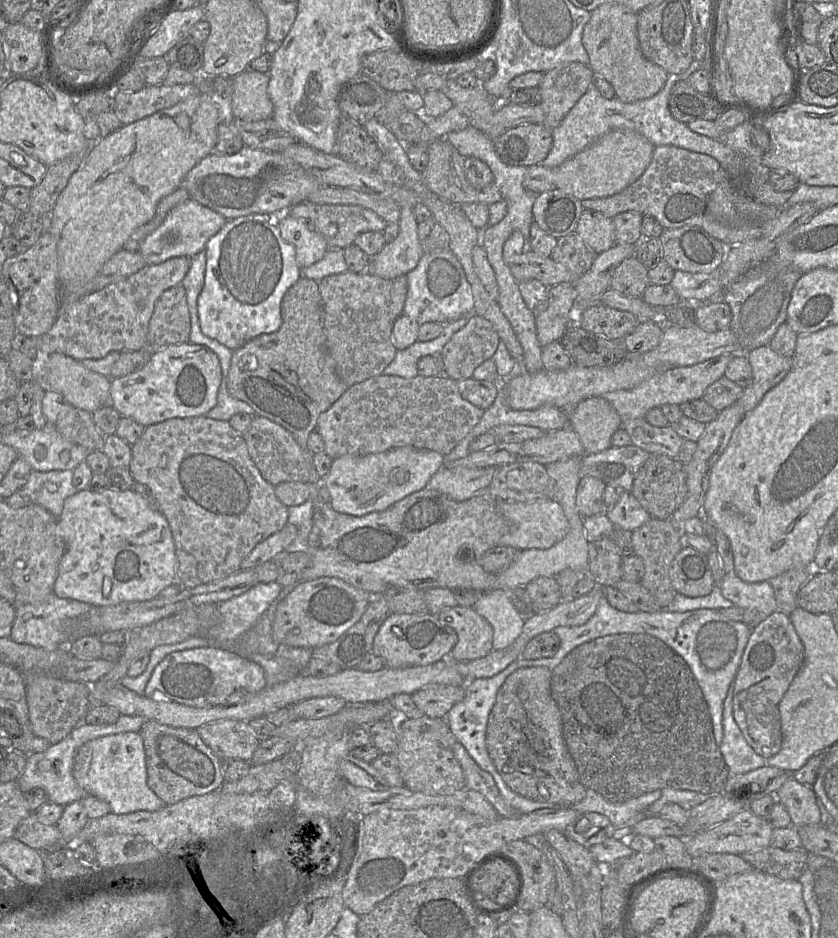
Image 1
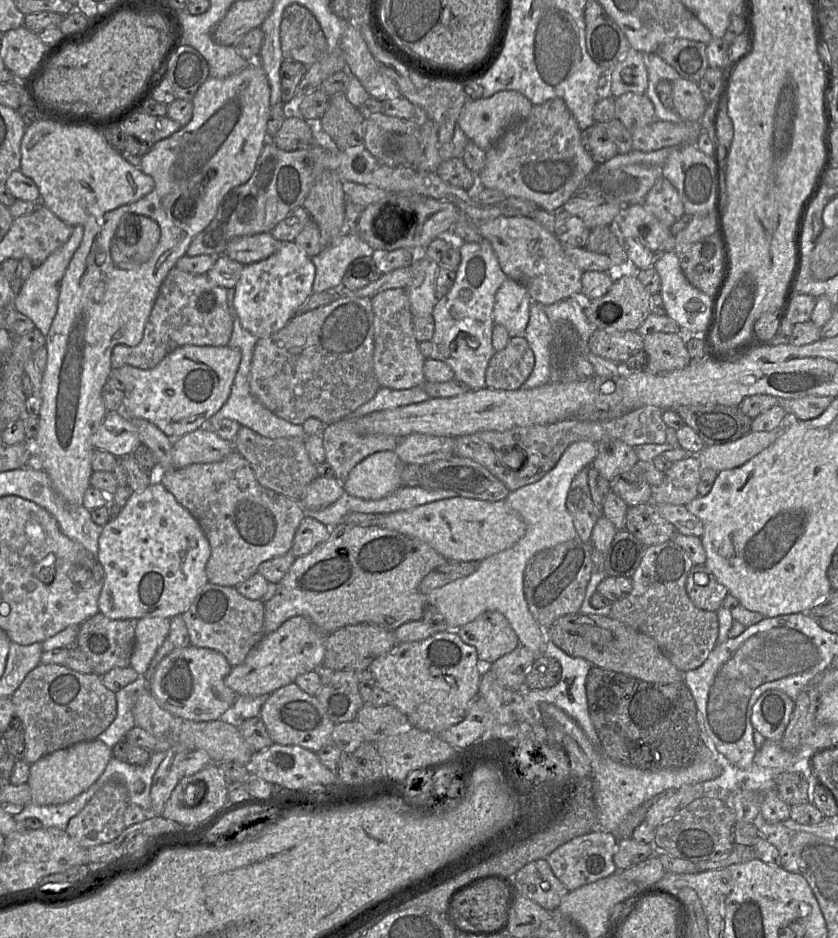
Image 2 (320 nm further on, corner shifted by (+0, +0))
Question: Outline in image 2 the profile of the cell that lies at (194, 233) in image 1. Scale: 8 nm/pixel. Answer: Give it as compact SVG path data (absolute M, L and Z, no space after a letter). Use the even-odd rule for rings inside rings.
M270 232L242 236L228 244L224 256L247 265L268 258L281 244L282 241L275 239Z

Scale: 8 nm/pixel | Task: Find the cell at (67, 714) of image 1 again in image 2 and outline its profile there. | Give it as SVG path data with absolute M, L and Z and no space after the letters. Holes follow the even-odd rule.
M40 663L25 677L11 700L15 707L15 716L24 725L26 740L24 760L30 765L54 751L79 742L98 739L98 736L114 721L117 714L115 693L104 686L100 676L95 673L83 674L59 664Z

